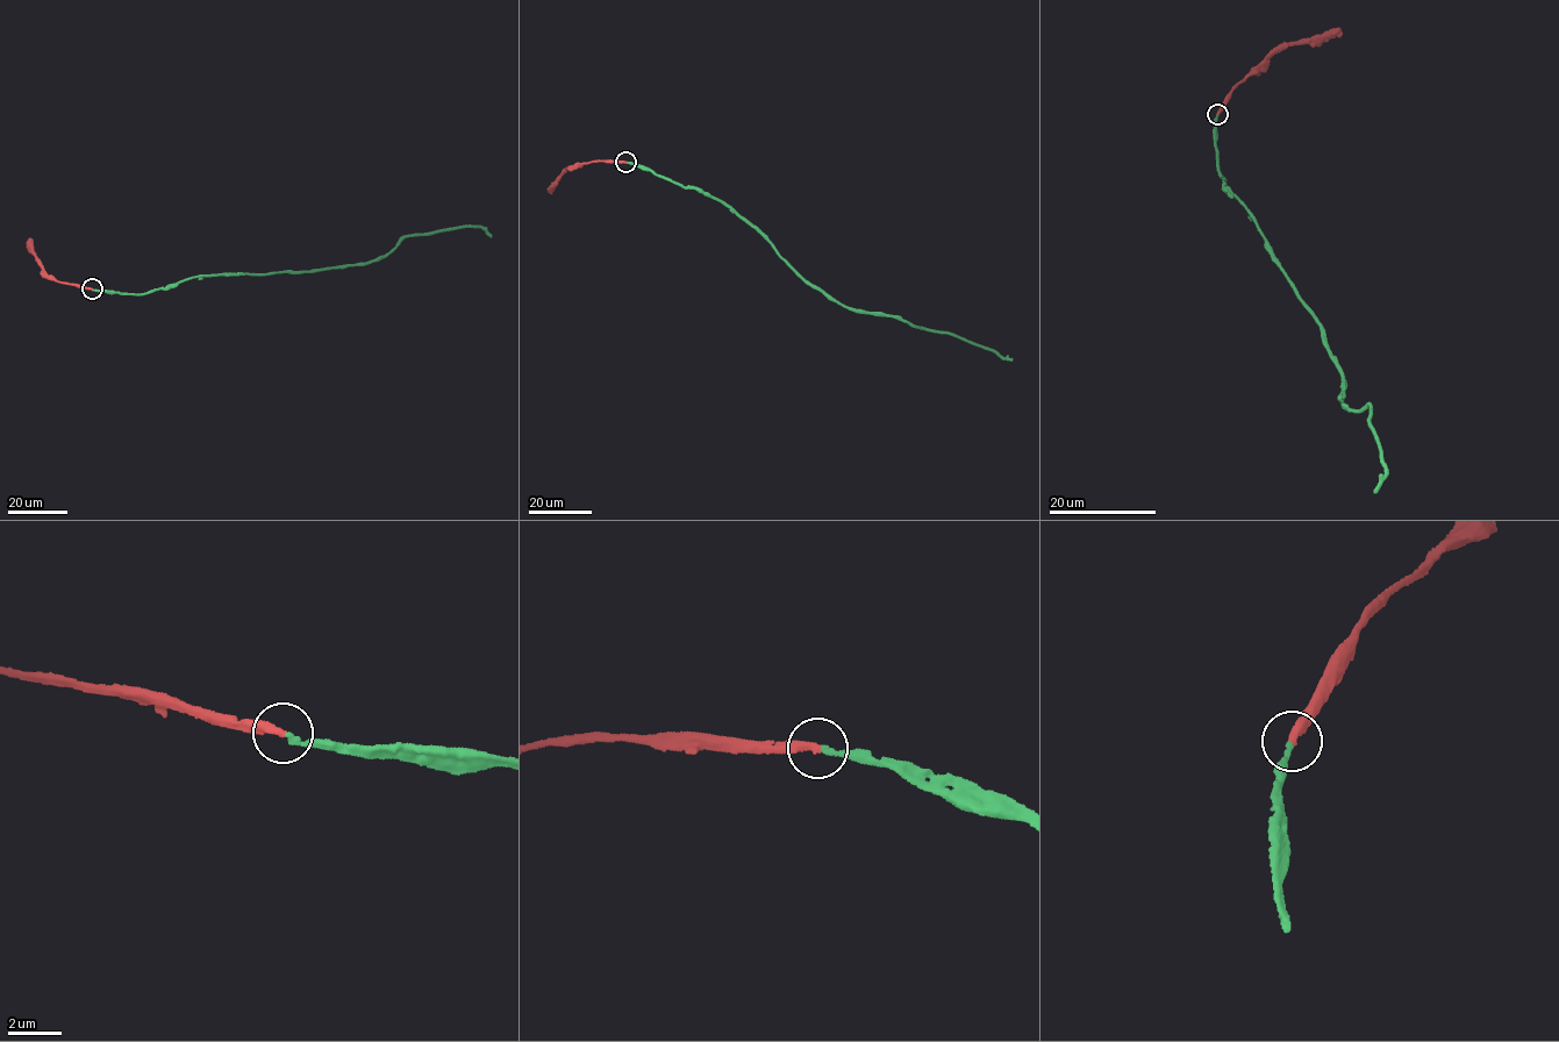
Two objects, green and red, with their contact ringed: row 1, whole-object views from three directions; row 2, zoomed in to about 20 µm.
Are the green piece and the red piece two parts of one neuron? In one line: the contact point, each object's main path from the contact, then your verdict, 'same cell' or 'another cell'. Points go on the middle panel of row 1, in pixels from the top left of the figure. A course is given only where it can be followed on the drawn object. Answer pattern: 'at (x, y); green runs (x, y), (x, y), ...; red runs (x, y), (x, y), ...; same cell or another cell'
at (626, 162); green runs (626, 162), (646, 168), (721, 200), (757, 228), (806, 280), (845, 306), (952, 334), (1012, 358); red runs (624, 162), (579, 163), (563, 171), (550, 192); same cell

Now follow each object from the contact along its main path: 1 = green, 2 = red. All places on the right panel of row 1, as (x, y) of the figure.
1: (1217, 114), (1223, 188), (1320, 326), (1342, 407), (1371, 407), (1385, 470), (1373, 492)
2: (1217, 113), (1234, 86), (1286, 45), (1308, 43), (1313, 38), (1342, 31)

